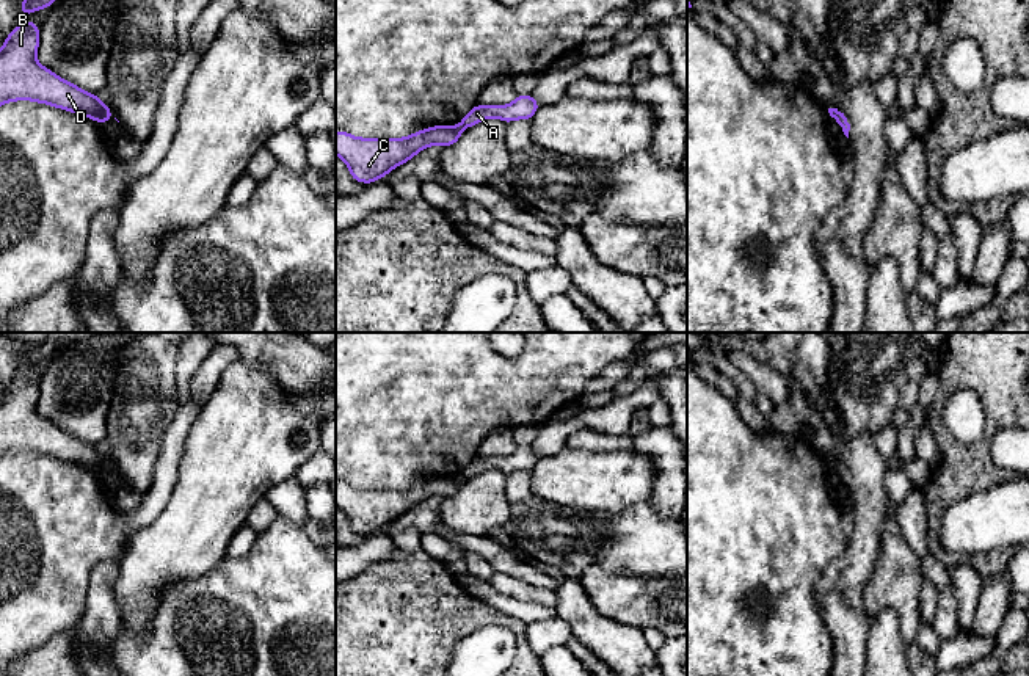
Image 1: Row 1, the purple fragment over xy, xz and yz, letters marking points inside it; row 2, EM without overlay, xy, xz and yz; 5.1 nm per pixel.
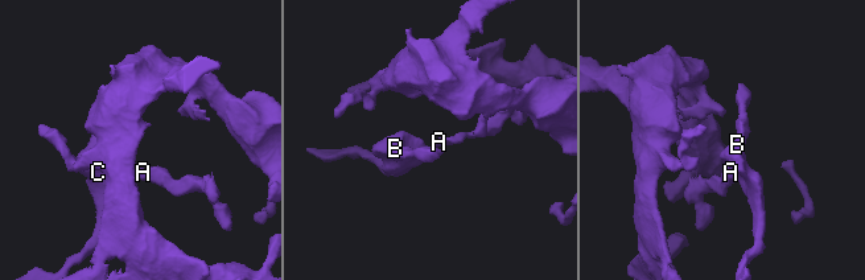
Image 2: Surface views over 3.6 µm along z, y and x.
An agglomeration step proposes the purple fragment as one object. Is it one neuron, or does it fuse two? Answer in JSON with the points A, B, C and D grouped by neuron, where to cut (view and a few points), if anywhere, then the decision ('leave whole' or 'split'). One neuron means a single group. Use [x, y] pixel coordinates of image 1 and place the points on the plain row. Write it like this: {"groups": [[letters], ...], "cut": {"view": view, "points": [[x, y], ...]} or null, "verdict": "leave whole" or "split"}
{"groups": [["A"], ["B", "C", "D"]], "cut": {"view": "xz", "points": [[458, 477], [461, 480]]}, "verdict": "split"}

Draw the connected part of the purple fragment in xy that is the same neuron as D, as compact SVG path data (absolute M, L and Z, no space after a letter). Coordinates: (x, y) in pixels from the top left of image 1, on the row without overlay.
M22 373L0 400L0 458L6 453L33 452L94 471L99 475L113 469L108 456L58 428L36 411L39 378Z

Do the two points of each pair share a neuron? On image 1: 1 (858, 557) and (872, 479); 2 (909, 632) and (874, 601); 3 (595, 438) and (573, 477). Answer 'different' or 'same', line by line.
1: same
2: same
3: different

